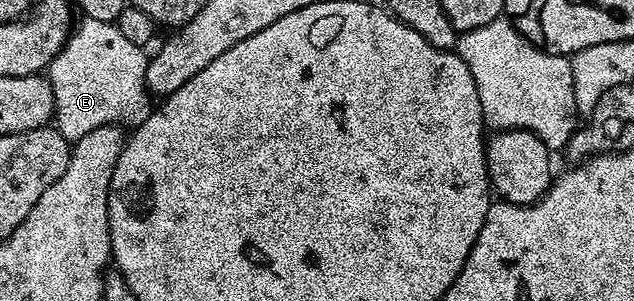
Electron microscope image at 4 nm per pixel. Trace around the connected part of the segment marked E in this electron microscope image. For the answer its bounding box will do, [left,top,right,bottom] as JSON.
[46,21,152,144]

